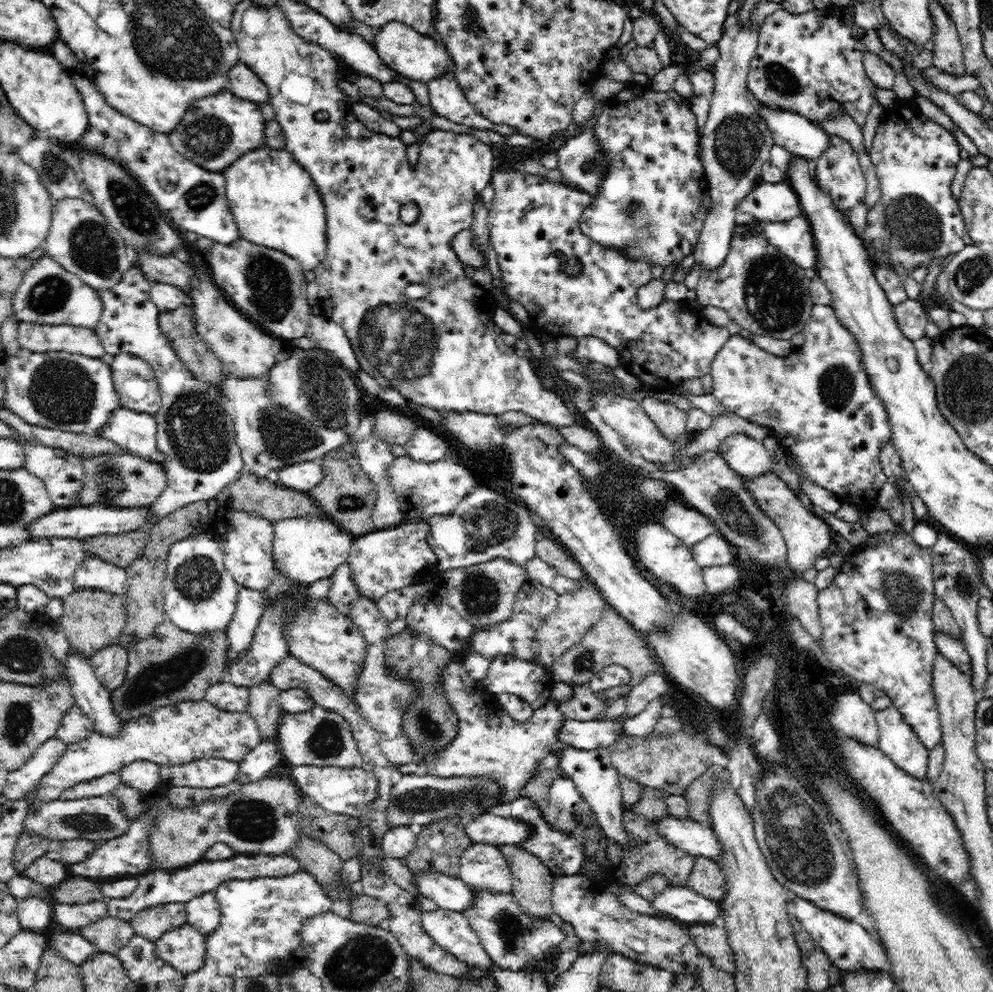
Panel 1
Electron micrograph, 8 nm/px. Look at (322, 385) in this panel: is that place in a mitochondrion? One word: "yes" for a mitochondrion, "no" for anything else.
yes

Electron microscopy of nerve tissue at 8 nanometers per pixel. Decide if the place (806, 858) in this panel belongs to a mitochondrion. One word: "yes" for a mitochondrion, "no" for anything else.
yes

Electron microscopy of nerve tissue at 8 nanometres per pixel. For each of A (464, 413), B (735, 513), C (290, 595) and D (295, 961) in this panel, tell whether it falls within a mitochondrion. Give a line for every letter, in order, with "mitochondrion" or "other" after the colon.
A: other
B: mitochondrion
C: other
D: other

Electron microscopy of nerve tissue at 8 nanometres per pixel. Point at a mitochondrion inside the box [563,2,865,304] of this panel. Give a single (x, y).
(738, 139)

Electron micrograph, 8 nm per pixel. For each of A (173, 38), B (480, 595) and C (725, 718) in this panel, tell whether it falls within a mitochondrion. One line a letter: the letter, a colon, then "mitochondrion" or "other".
A: mitochondrion
B: mitochondrion
C: other

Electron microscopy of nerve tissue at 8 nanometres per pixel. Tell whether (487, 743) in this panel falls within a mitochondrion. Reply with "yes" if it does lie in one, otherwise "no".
no

